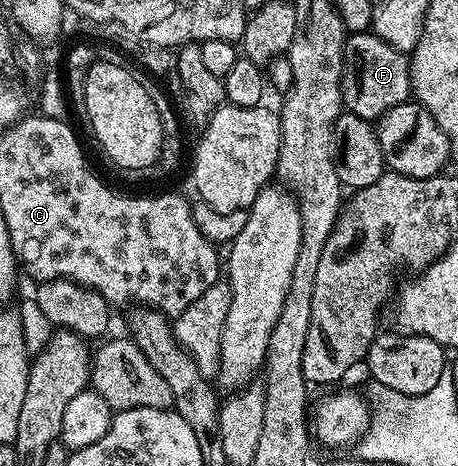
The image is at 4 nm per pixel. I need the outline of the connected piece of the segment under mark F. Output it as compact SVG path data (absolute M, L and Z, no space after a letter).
M373 31L349 32L345 37L343 70L341 71L341 102L346 112L354 112L370 122L381 119L391 106L399 106L410 99L413 91L409 73L410 57L395 50Z

